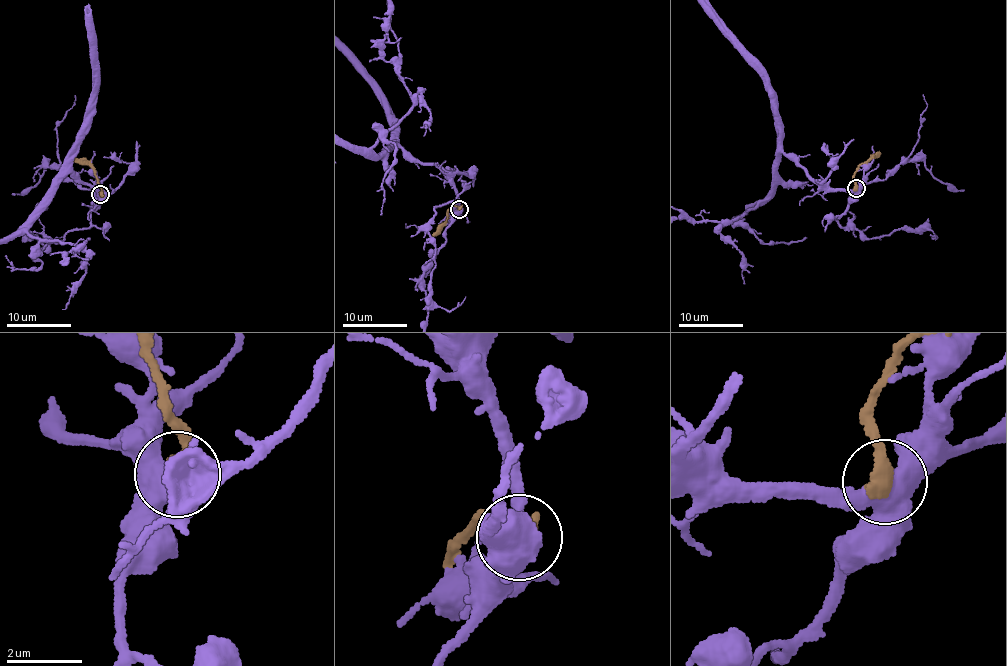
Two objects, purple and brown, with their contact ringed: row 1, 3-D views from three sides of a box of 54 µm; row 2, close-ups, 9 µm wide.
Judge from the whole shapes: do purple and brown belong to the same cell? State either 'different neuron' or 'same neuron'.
different neuron

